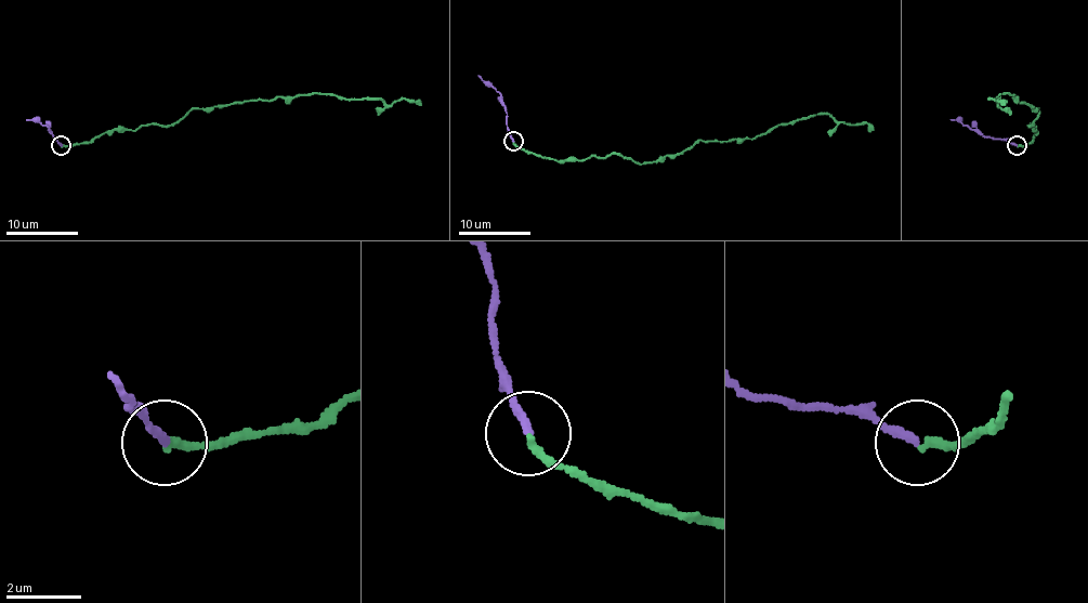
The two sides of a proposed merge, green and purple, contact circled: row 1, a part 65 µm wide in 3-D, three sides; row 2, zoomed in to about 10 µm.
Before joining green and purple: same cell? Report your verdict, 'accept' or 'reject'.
accept

